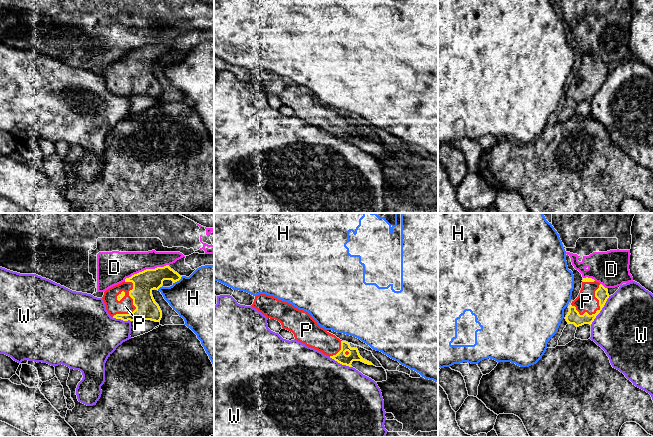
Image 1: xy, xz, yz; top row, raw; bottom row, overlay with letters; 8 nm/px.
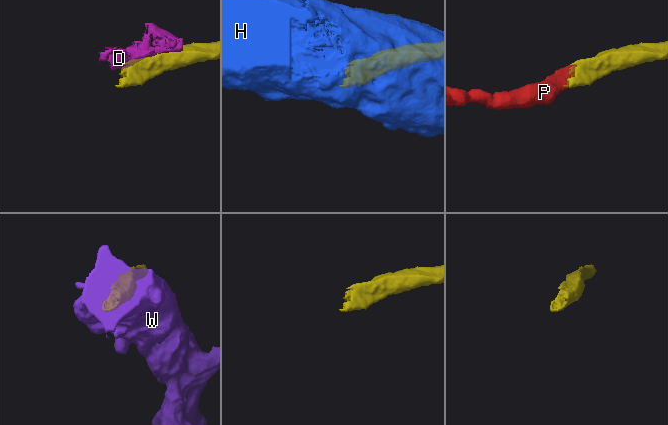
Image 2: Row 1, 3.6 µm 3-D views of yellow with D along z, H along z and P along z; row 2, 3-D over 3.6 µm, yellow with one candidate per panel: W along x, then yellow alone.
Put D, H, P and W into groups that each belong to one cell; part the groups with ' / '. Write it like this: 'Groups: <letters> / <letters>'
Groups: D / H / P / W

